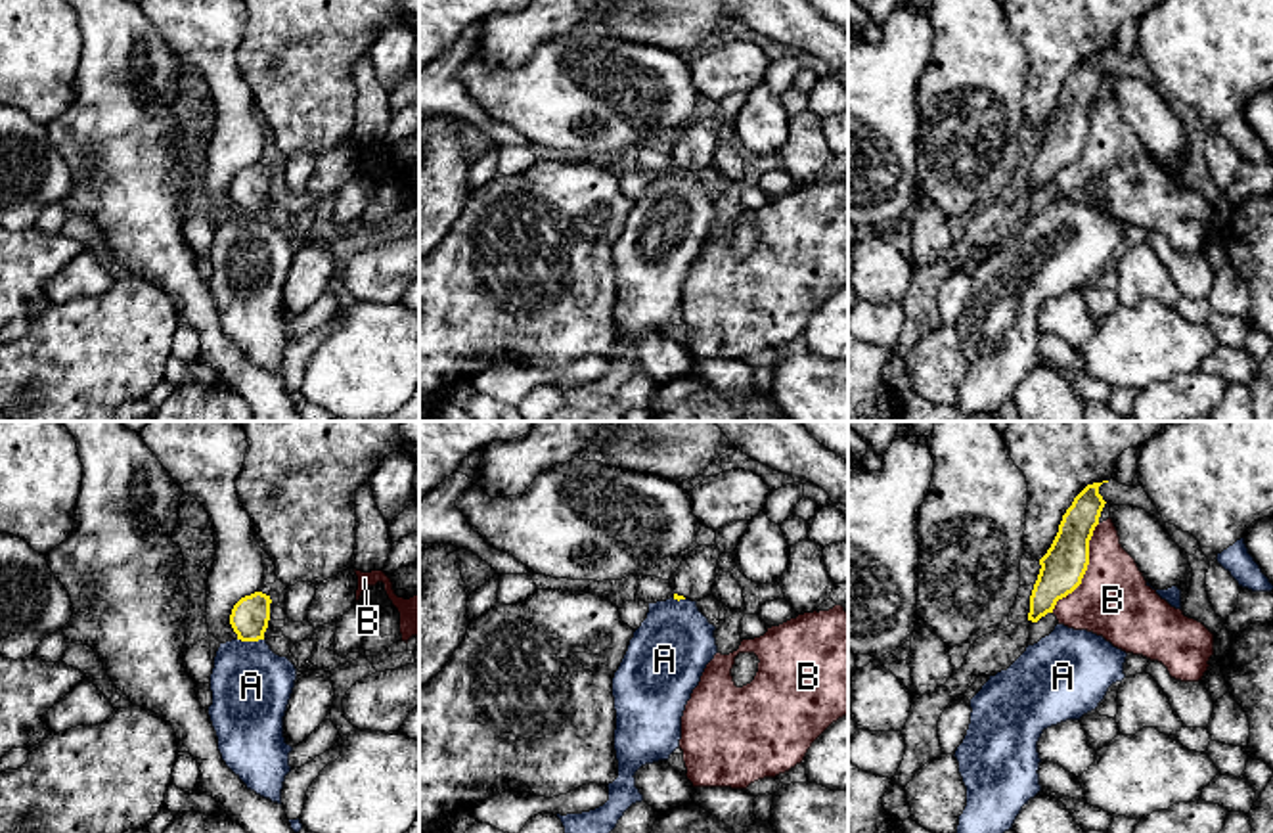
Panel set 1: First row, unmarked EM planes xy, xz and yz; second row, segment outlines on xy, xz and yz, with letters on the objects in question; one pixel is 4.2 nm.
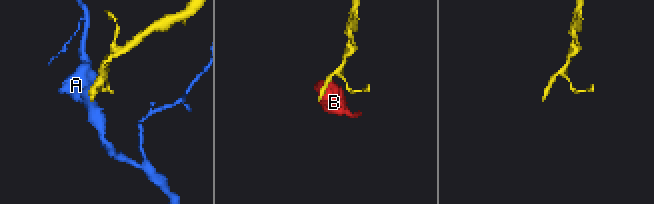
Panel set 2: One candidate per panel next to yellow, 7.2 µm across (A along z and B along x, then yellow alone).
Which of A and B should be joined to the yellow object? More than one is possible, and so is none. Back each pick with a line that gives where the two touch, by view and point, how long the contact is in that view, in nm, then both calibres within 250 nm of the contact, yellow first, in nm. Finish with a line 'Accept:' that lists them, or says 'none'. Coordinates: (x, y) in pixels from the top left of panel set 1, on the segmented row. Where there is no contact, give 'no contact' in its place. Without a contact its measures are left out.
Accept: none

